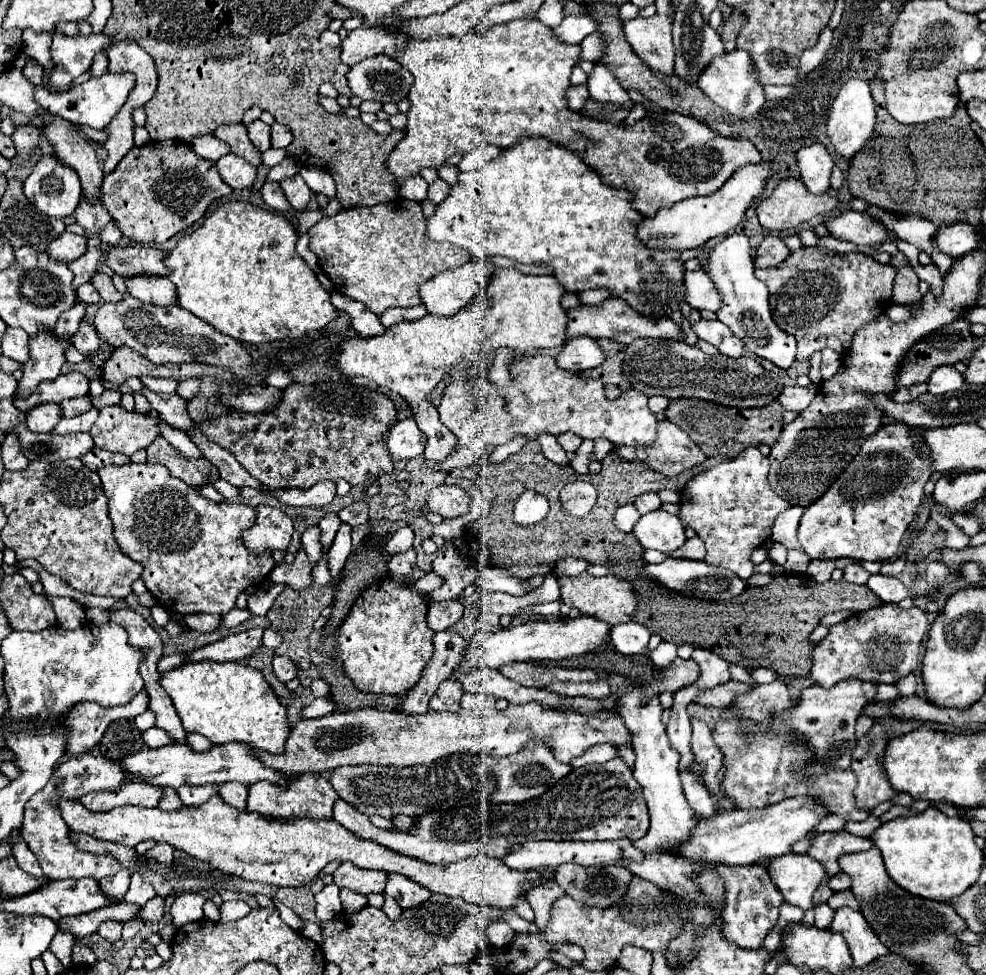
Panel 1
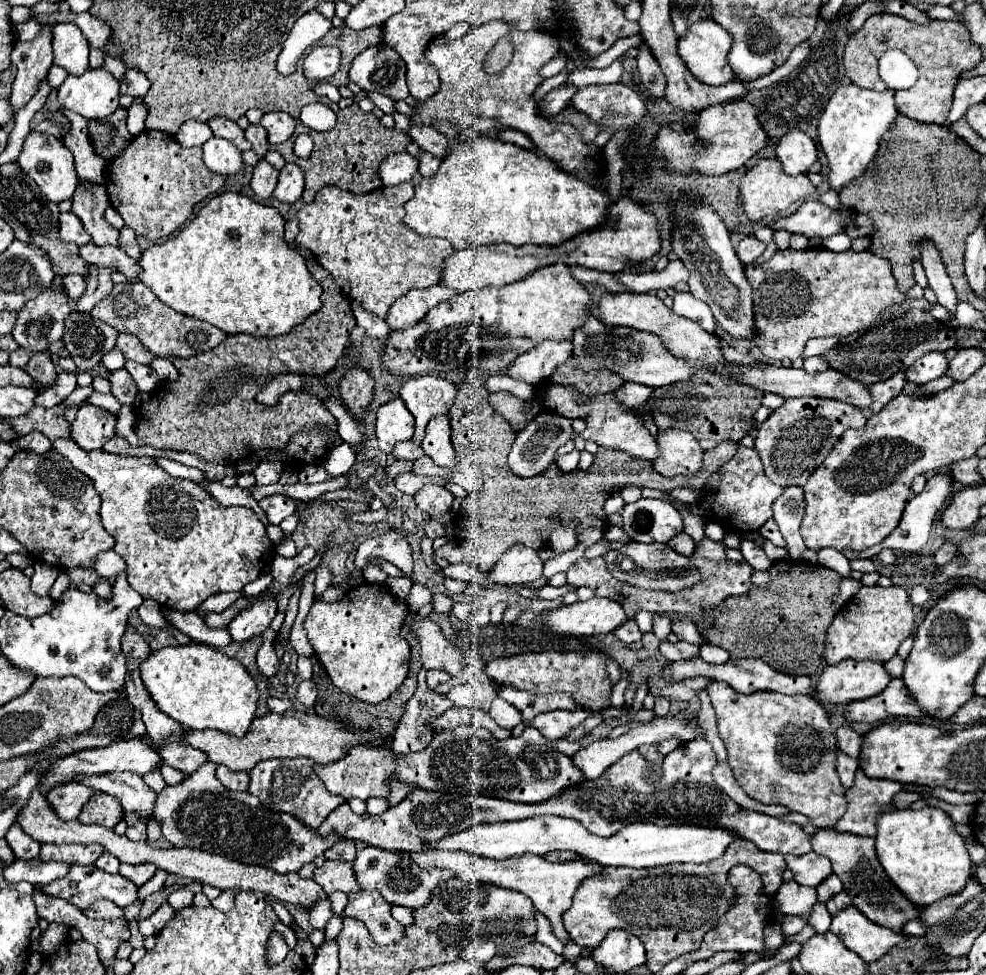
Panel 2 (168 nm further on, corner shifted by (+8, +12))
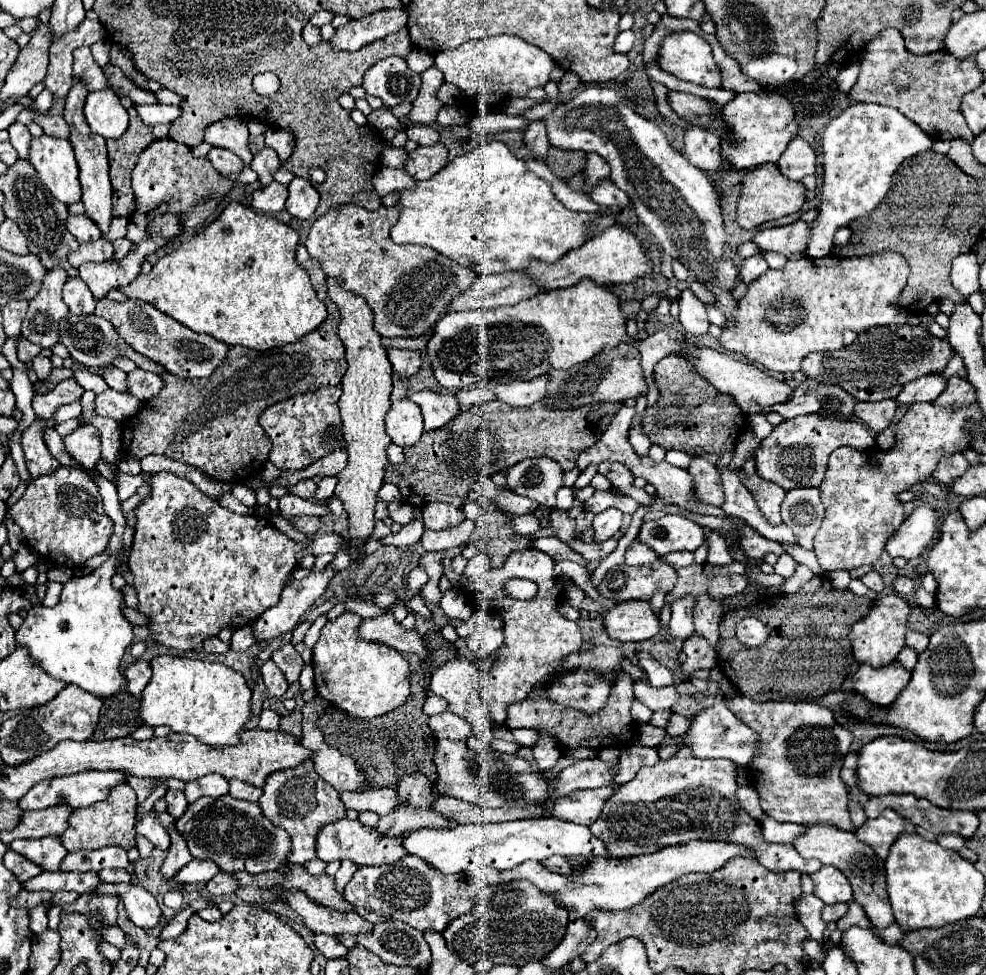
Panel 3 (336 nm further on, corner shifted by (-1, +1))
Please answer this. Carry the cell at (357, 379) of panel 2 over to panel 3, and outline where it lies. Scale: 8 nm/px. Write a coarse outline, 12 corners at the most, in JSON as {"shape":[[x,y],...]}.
{"shape":[[327,276],[347,374],[339,410],[351,564],[375,528],[389,464],[391,362],[373,312]]}

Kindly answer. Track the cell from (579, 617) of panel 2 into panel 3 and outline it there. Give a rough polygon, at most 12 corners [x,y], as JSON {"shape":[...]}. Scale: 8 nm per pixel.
{"shape":[[647,600],[621,602],[605,612],[619,642],[657,636],[661,620]]}

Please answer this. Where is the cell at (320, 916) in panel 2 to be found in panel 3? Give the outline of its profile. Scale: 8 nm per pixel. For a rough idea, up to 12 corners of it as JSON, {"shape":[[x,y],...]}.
{"shape":[[315,934],[325,958],[347,958],[347,948],[333,936]]}

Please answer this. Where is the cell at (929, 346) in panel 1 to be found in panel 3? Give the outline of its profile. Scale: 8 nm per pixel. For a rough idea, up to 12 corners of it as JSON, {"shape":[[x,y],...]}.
{"shape":[[875,326],[801,372],[857,400],[895,398],[953,348],[921,326]]}

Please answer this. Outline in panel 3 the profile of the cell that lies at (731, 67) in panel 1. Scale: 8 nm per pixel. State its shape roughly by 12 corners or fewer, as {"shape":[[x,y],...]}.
{"shape":[[695,32],[663,38],[657,66],[679,80],[721,88],[709,42]]}

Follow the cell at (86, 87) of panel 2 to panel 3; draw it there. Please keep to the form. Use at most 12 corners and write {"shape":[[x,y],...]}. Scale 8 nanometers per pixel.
{"shape":[[111,90],[91,92],[85,118],[103,138],[121,138],[129,114]]}

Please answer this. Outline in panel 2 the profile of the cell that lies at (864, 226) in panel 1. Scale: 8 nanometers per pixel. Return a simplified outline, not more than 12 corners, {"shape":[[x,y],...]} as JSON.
{"shape":[[806,201],[772,229],[828,239],[842,233],[842,215]]}

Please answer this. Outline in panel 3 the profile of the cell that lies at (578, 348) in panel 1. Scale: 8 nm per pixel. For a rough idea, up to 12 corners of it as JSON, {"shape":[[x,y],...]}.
{"shape":[[549,376],[497,384],[493,394],[511,408],[529,406],[545,396]]}

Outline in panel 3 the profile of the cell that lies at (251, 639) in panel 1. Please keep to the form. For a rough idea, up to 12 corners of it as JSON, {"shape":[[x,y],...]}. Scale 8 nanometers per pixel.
{"shape":[[335,568],[287,584],[253,626],[257,640],[293,630],[327,590]]}

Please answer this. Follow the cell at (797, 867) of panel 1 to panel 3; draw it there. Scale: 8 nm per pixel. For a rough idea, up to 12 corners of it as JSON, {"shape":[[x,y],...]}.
{"shape":[[833,866],[811,874],[825,904],[853,902],[845,874]]}

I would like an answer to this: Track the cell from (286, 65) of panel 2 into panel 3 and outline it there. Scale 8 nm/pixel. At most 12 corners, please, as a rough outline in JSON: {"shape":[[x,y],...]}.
{"shape":[[307,24],[303,40],[309,46],[321,42],[319,28]]}

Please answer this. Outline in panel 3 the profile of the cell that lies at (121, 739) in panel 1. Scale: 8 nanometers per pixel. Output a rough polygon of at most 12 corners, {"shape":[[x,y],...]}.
{"shape":[[121,690],[103,698],[93,740],[131,736],[139,698]]}

